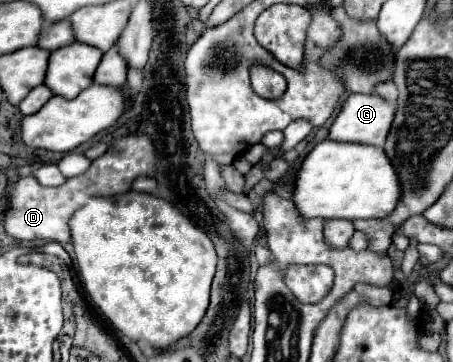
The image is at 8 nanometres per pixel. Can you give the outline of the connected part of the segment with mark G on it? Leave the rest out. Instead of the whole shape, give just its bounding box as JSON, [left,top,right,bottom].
[328,94,396,146]

